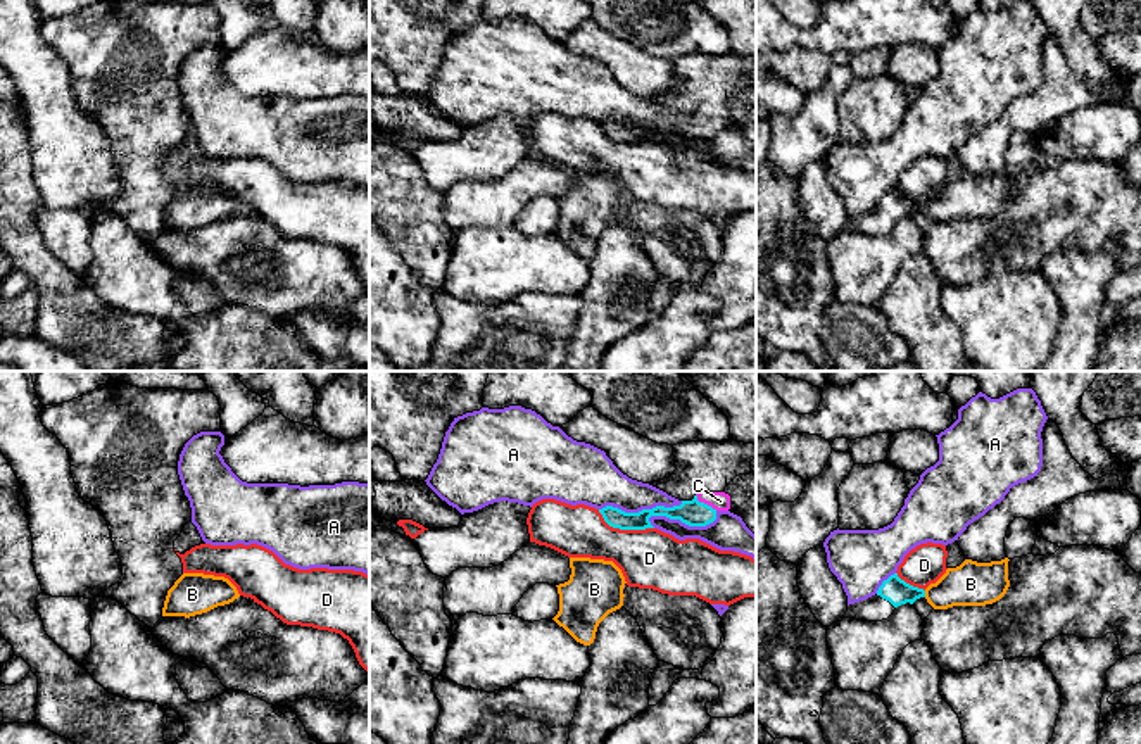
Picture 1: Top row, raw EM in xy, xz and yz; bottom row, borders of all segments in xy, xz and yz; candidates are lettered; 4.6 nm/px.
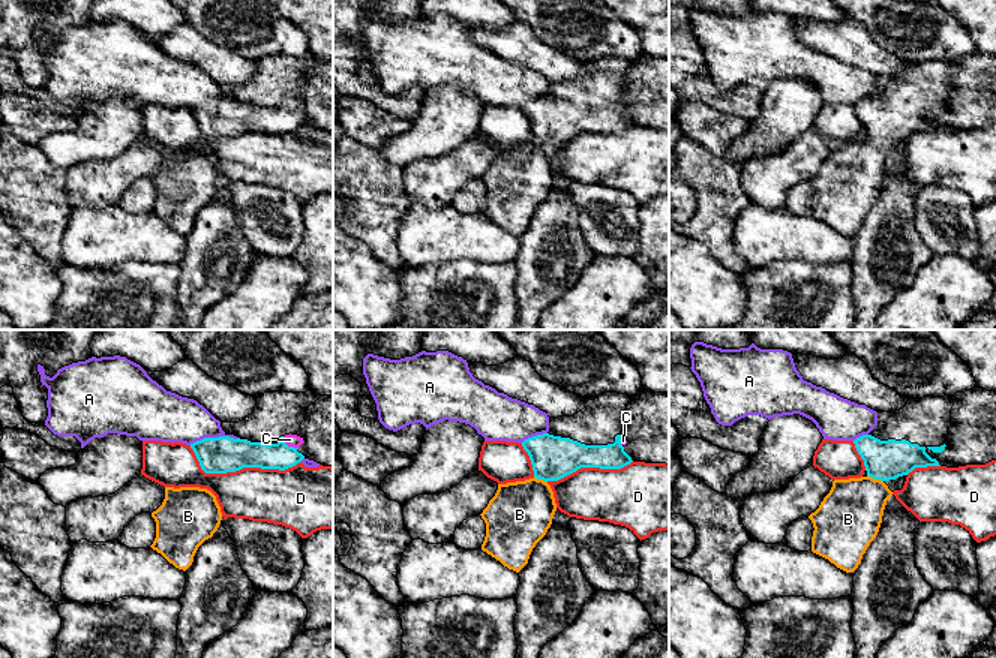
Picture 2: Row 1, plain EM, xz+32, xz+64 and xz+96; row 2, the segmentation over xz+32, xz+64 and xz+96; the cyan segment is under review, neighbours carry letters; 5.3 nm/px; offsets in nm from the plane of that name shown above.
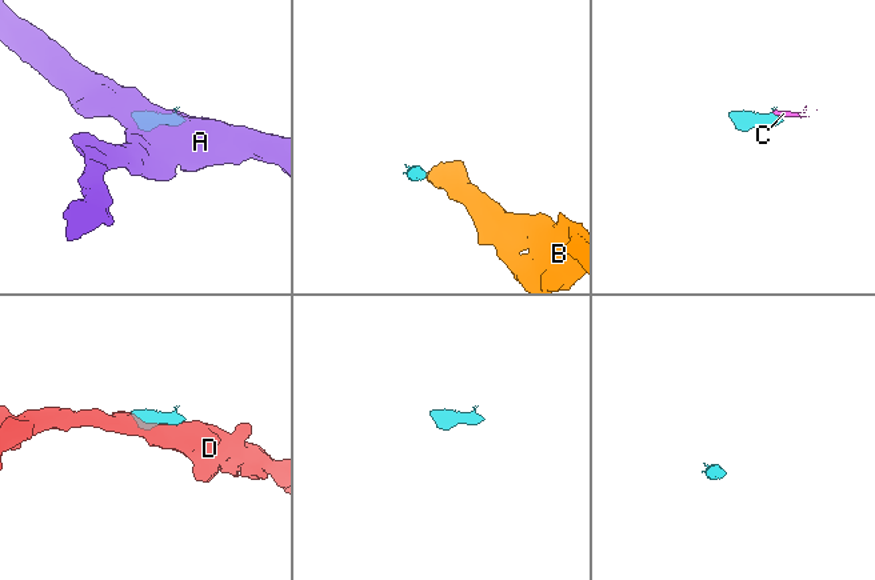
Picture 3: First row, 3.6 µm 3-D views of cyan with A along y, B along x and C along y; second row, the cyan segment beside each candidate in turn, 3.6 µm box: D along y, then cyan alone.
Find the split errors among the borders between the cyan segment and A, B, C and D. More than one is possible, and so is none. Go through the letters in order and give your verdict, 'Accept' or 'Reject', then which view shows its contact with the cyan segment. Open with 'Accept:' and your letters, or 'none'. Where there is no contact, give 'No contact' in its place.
Accept: B, C
A: Reject. Touches cyan in xz
B: Accept. Touches cyan in yz
C: Accept. Touches cyan in xz
D: Reject. Touches cyan in xz

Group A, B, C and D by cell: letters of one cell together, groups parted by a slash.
A / B C / D

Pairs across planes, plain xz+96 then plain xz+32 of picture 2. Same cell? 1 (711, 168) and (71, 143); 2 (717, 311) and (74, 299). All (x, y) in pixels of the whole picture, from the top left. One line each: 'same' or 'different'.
1: different
2: different

